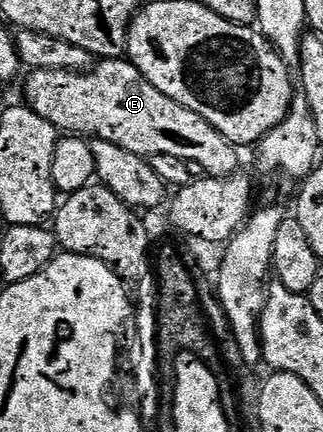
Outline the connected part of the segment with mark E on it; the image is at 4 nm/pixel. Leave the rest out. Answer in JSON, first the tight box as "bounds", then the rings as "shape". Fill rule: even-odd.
{"bounds":[25,58,239,178],"shape":[[[107,58],[89,72],[30,70],[25,78],[25,105],[44,116],[59,132],[93,136],[133,154],[141,154],[147,160],[157,154],[183,158],[215,178],[227,177],[239,169],[239,151],[234,143],[220,136],[204,116],[196,116],[196,112],[164,96],[164,92],[157,90],[129,60]]]}

